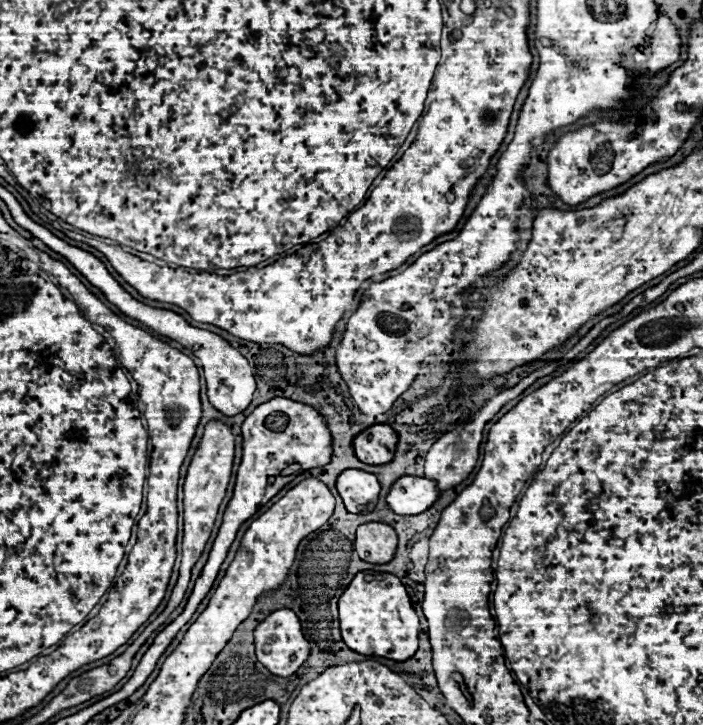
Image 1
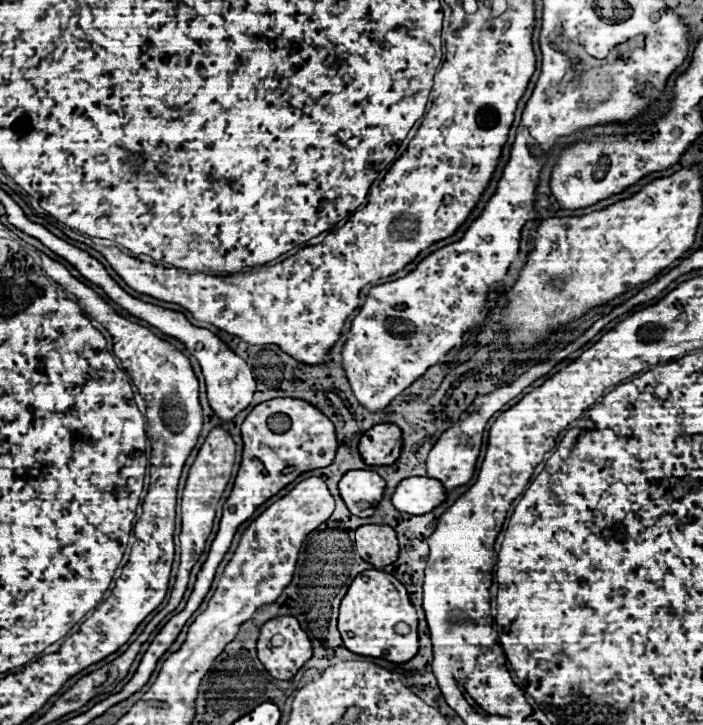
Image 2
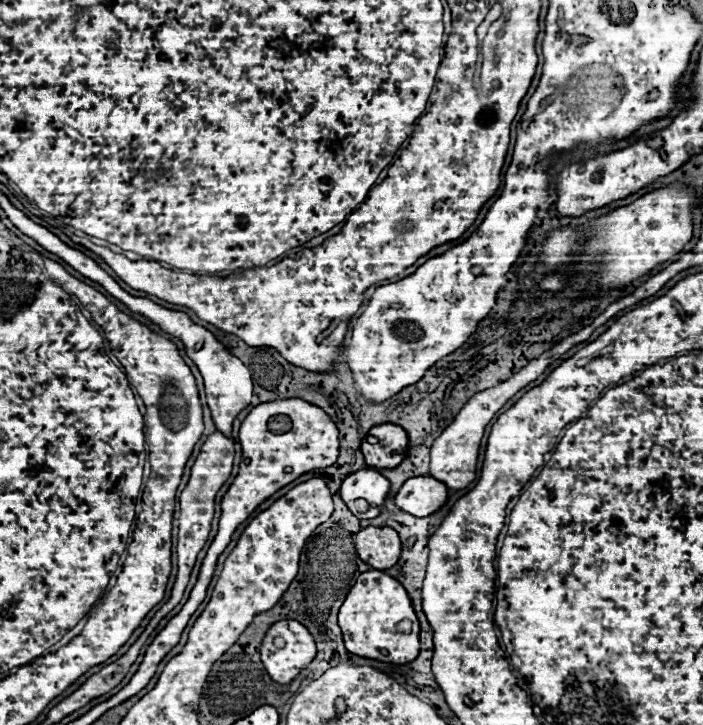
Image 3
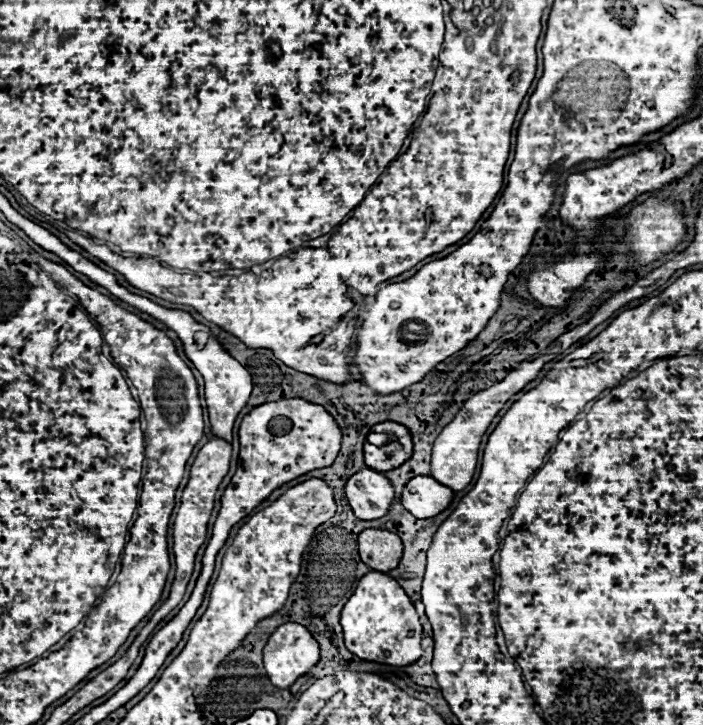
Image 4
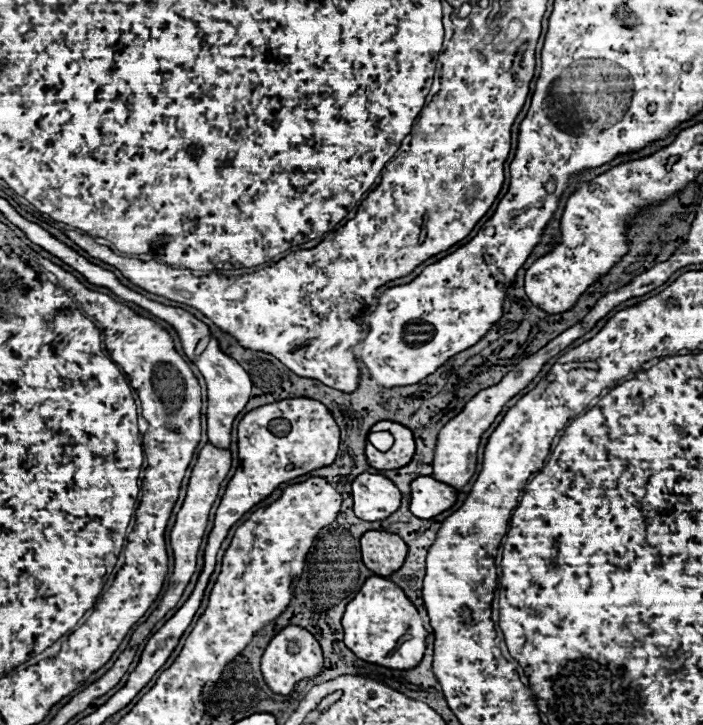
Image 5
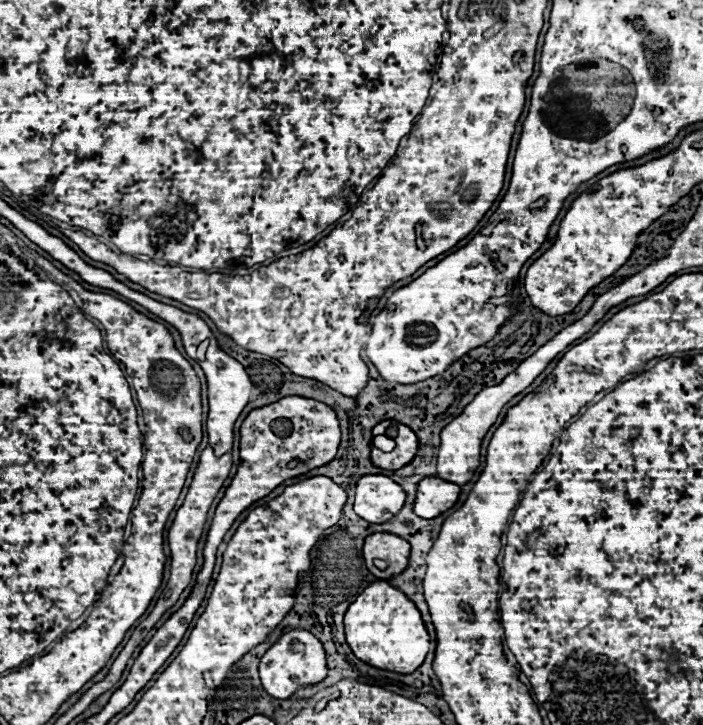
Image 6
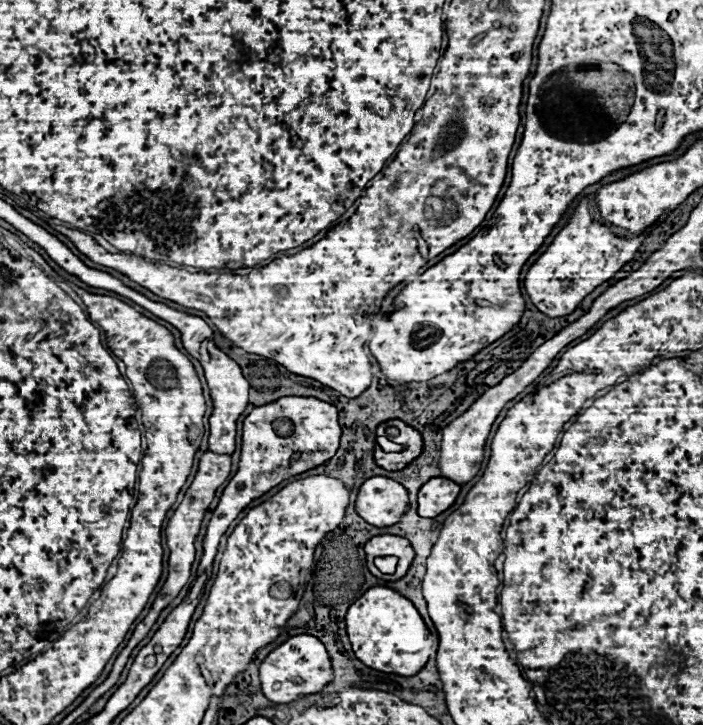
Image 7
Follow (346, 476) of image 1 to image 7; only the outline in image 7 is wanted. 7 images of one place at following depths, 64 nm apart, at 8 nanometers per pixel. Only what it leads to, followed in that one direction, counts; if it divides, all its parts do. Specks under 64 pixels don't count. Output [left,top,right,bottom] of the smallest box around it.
[356,476,408,528]

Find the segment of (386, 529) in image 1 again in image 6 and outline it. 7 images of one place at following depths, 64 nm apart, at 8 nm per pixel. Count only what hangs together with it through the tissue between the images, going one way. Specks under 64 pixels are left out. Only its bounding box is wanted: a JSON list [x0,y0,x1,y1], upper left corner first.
[364,532,410,580]

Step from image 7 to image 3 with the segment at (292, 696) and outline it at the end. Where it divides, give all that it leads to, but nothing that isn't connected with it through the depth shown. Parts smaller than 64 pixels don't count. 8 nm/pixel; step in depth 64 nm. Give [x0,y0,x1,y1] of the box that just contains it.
[260,620,316,684]

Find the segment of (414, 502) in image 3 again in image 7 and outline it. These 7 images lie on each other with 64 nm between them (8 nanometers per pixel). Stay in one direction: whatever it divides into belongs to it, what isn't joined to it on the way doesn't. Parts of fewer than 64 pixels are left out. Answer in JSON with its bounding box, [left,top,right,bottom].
[418,478,460,518]

